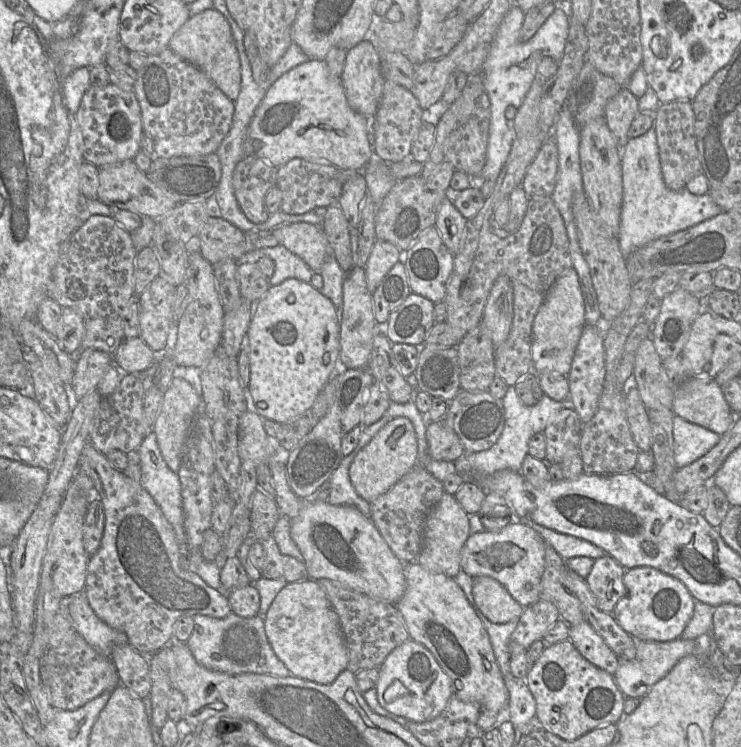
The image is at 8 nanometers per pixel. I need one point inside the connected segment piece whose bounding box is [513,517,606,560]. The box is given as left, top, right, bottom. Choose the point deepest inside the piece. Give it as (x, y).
(567, 546)

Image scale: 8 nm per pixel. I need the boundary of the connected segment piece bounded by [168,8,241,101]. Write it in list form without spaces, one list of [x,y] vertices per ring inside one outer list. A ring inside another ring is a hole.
[[[214,8],[191,16],[172,36],[168,48],[185,61],[201,69],[214,84],[232,101],[240,93],[240,58],[225,17]]]

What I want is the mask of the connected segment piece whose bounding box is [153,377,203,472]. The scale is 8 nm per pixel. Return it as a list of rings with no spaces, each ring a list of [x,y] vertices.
[[[173,377],[171,384],[164,391],[162,405],[153,424],[161,455],[173,472],[179,470],[184,442],[199,411],[203,411],[200,395],[189,382]]]

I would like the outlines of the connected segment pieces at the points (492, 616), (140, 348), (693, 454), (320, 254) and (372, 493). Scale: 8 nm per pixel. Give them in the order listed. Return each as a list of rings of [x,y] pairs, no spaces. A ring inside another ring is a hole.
[[[489,576],[473,578],[474,600],[489,621],[503,624],[521,616],[524,607],[510,595],[501,583]]]
[[[141,337],[126,338],[113,354],[114,364],[123,373],[142,373],[152,364],[153,352]]]
[[[678,415],[673,416],[674,459],[677,468],[689,465],[715,447],[721,436]]]
[[[299,222],[268,230],[274,230],[274,235],[278,239],[279,244],[299,256],[313,272],[320,272],[328,256],[332,255],[323,228],[317,227],[313,224]]]
[[[397,417],[386,424],[355,456],[349,478],[356,493],[368,503],[385,494],[418,464],[418,442],[415,428],[406,417]]]

